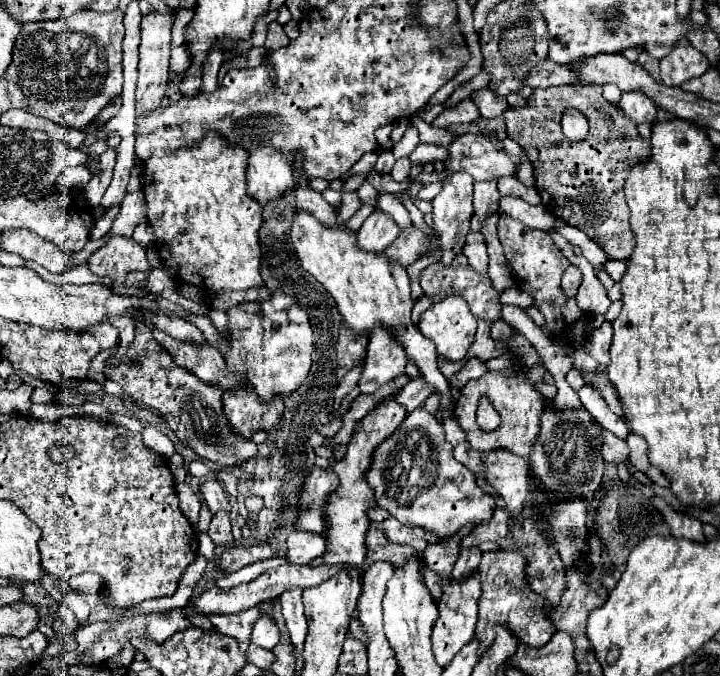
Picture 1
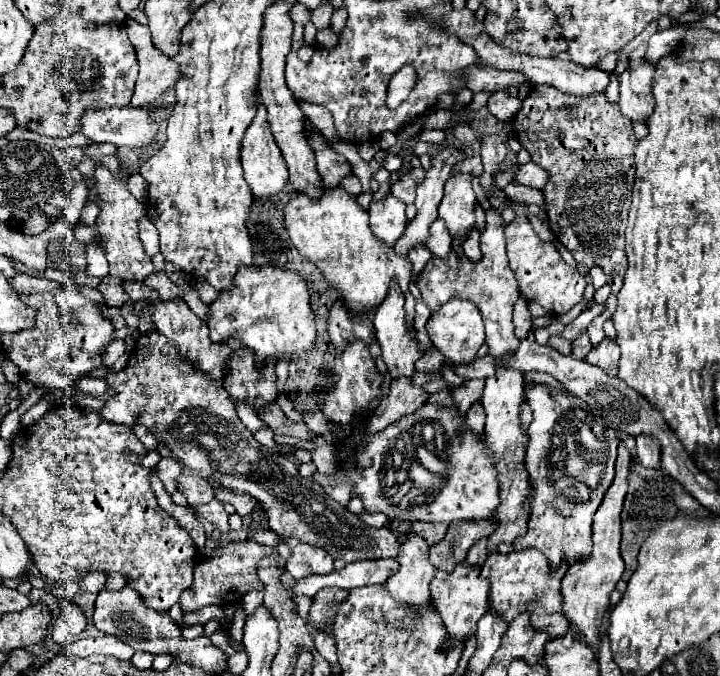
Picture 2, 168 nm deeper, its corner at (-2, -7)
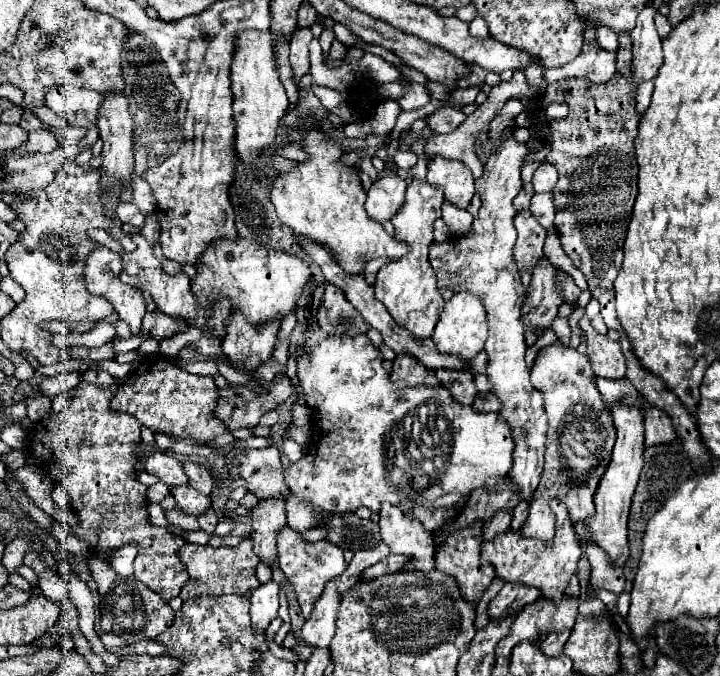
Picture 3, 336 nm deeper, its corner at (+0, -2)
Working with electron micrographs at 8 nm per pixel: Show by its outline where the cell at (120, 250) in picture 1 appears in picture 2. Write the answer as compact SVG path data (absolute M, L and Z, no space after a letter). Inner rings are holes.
M104 165L96 167L96 181L98 181L98 195L104 203L100 203L100 215L96 219L96 225L102 233L102 251L108 259L112 277L120 277L122 281L144 281L152 271L154 265L150 257L144 253L144 247L138 239L138 219L146 213L142 203L138 203L126 189L128 171L120 169L120 177L114 177Z

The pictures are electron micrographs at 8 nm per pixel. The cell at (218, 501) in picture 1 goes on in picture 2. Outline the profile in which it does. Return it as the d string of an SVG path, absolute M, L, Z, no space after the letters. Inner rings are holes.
M182 473L178 477L178 489L186 495L188 505L192 509L196 509L198 505L206 505L206 503L216 499L214 485L196 473Z

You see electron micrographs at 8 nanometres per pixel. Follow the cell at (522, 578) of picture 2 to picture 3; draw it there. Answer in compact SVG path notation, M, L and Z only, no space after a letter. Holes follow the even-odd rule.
M554 498L550 506L552 506L552 512L556 512L556 536L554 536L554 540L542 542L536 538L524 538L520 532L508 530L491 541L484 541L481 556L494 564L496 574L504 582L536 586L536 588L542 588L546 598L562 598L570 576L576 572L576 564L582 556L582 548L578 544L574 524L570 520L566 504L560 498Z

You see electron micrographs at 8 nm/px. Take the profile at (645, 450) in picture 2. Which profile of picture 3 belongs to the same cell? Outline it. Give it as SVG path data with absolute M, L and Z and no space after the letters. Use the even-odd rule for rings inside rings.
M656 406L648 408L644 426L646 426L646 446L664 444L664 442L670 442L676 438L676 430L672 426L670 416Z

